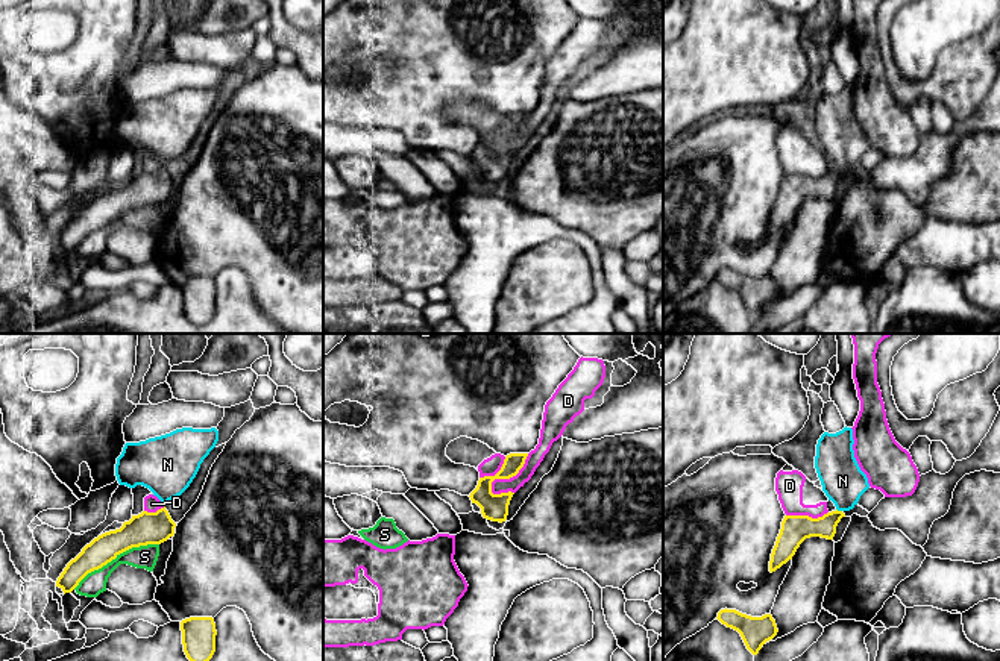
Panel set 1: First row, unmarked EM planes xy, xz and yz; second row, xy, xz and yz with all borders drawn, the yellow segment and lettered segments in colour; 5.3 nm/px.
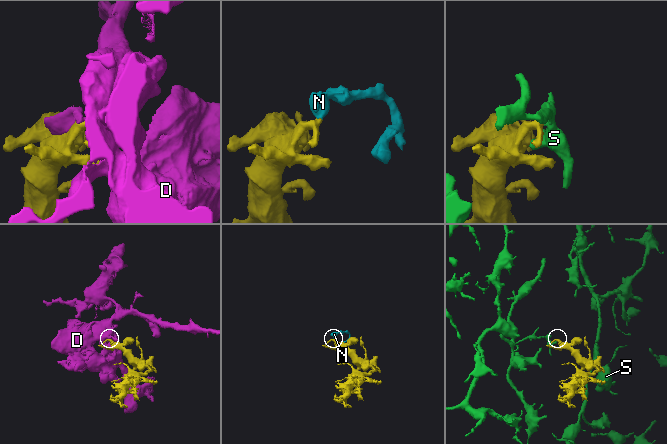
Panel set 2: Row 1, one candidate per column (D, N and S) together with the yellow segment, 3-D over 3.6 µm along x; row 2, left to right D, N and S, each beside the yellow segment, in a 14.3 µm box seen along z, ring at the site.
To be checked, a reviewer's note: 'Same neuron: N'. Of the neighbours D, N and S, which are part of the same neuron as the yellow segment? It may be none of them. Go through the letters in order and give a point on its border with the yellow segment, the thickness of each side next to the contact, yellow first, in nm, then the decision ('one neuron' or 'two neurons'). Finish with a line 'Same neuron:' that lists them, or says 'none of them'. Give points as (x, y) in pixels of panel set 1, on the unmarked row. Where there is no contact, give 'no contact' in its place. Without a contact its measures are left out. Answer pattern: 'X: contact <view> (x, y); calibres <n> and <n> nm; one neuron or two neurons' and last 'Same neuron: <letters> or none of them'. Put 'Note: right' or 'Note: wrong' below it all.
D: contact xz (507, 138); calibres 140 and 80 nm; two neurons
N: contact yz (839, 172); calibres 140 and 220 nm; one neuron
S: contact xy (116, 217); calibres 180 and 130 nm; two neurons
Same neuron: N
Note: right

